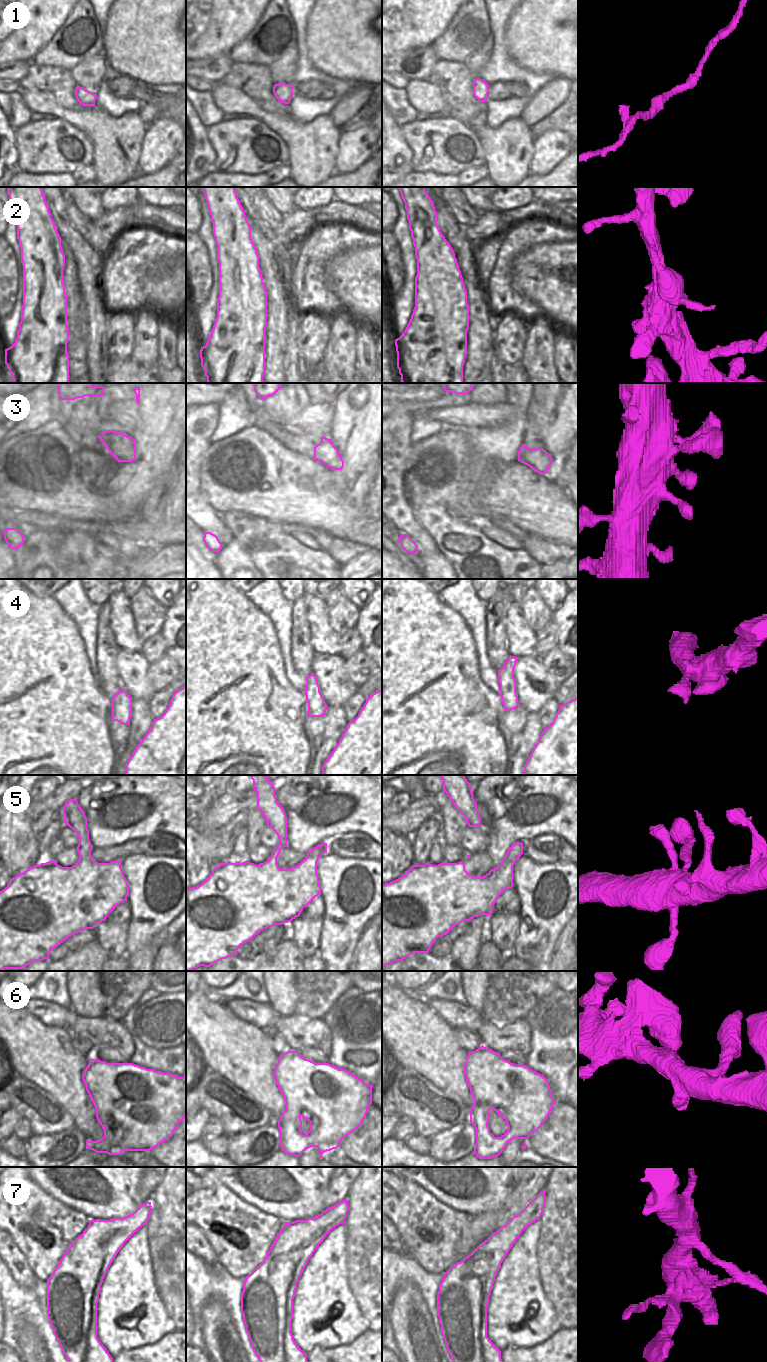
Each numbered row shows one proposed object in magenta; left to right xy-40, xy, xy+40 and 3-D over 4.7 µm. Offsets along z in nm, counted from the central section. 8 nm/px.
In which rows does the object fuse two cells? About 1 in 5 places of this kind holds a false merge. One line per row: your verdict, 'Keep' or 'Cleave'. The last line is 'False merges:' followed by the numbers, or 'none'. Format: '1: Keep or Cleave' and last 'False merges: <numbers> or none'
1: Keep
2: Cleave
3: Keep
4: Keep
5: Keep
6: Keep
7: Keep
False merges: 2

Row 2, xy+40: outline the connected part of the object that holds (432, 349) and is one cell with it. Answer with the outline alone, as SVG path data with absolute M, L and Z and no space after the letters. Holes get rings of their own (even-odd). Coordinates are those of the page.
M398 187L401 197L405 203L405 209L407 211L407 219L409 221L409 229L411 231L411 237L413 239L413 245L415 247L415 257L417 259L417 275L415 277L415 307L411 315L411 319L402 333L402 335L395 339L395 346L397 352L397 368L401 375L402 383L463 383L463 365L465 363L465 357L467 355L467 331L469 324L467 324L467 291L463 283L463 277L455 257L455 253L441 233L437 225L437 213L433 205L433 201L425 191L425 187ZM459 301L461 305L461 311L457 317L453 315L454 306L453 303Z

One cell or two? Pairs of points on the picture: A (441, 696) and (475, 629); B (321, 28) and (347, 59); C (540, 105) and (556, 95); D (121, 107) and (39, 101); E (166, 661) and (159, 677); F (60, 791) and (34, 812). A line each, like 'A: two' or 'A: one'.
A: two
B: one
C: one
D: two
E: one
F: one

